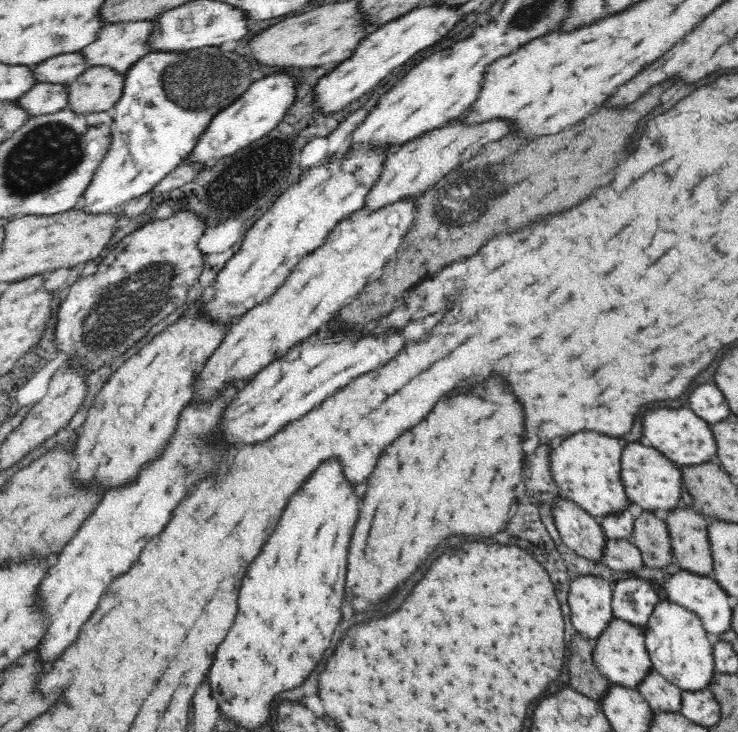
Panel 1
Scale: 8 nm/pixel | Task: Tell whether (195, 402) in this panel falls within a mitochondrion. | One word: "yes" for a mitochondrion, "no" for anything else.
no

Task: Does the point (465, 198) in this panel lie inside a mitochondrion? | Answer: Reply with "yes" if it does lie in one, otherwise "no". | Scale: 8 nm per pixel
yes

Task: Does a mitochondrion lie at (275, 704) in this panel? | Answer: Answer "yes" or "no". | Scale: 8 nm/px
no

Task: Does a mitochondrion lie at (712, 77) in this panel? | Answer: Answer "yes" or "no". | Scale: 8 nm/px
no

